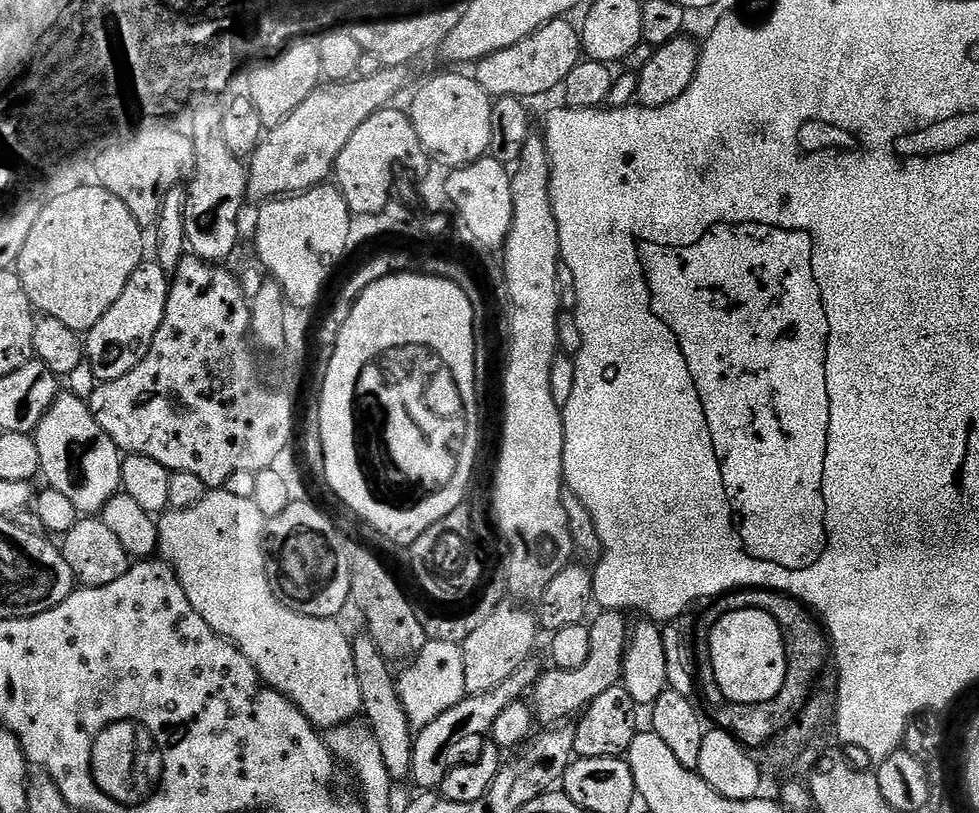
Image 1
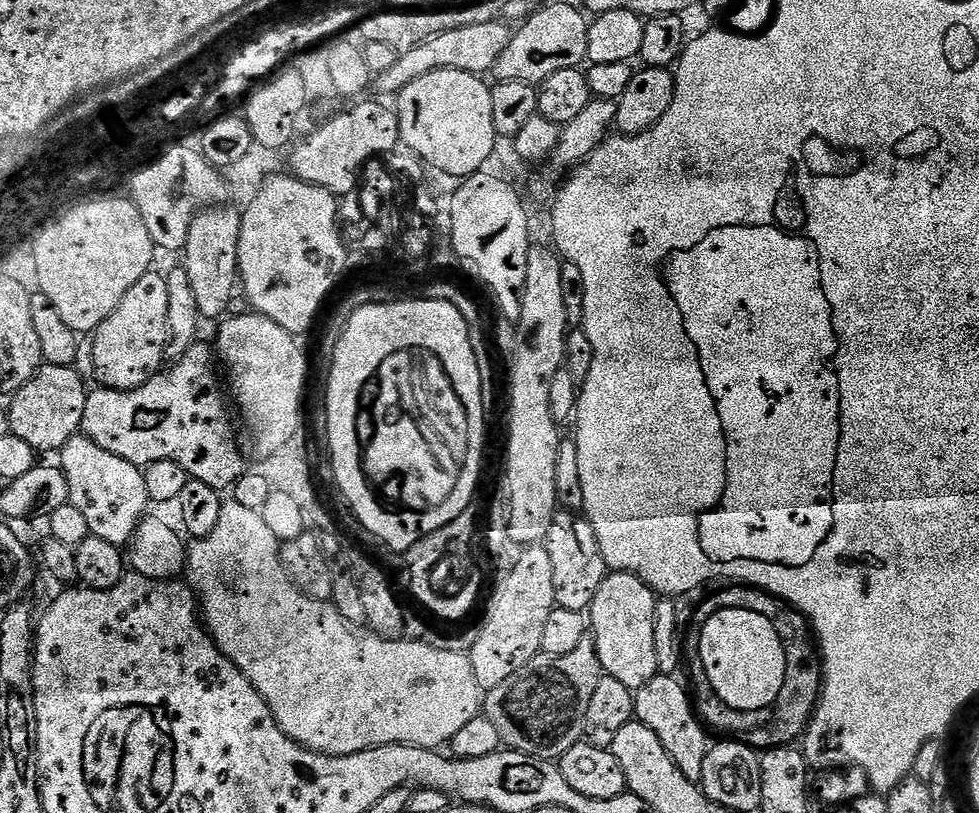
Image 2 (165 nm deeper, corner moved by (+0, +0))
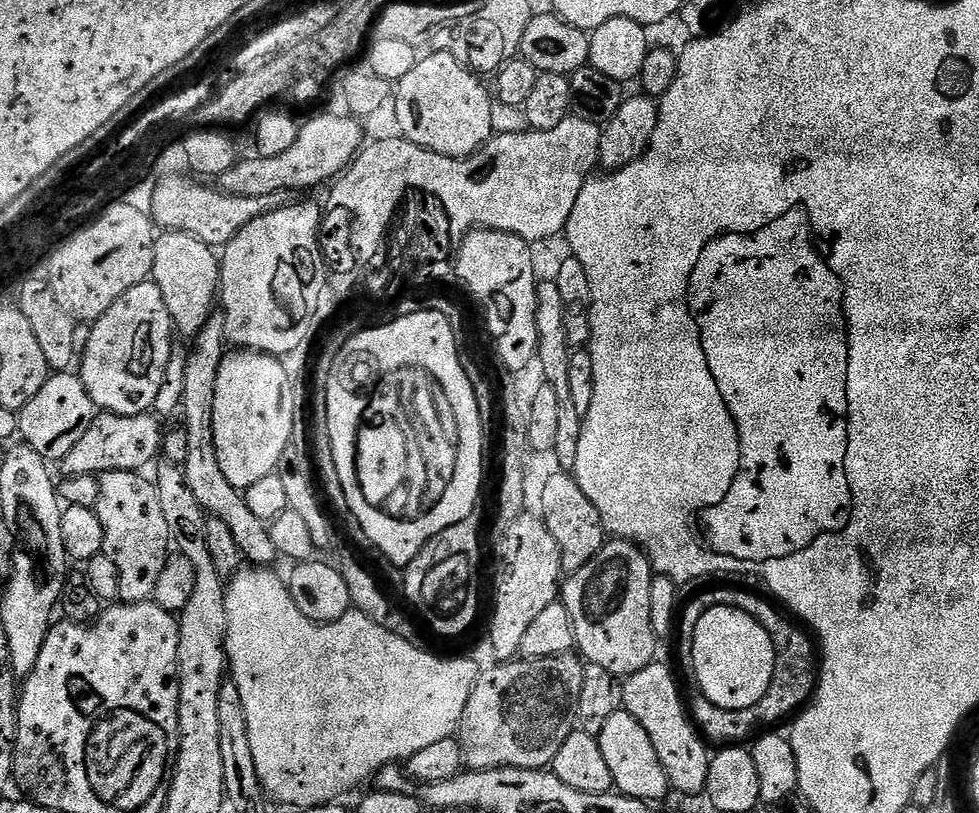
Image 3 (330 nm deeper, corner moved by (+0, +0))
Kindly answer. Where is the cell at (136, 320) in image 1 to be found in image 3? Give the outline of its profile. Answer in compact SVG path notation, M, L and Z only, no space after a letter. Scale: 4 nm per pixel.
M146 279L126 290L126 294L122 294L122 298L118 298L118 302L114 302L114 306L110 306L110 310L106 310L106 314L102 314L91 327L90 340L78 364L78 375L86 386L86 394L90 394L100 412L113 412L119 416L151 413L174 345L172 319L166 310L166 302L162 302L162 290L158 290L155 280Z

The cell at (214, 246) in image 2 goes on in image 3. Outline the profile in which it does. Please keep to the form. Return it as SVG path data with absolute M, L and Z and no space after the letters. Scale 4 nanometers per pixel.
M213 311L212 317L202 326L202 330L197 332L190 344L188 353L188 365L186 366L186 376L183 383L183 391L180 407L184 421L182 427L187 439L186 462L182 466L184 469L184 480L190 486L190 494L198 498L198 502L204 507L205 513L211 514L215 519L226 522L230 534L234 534L234 542L240 547L240 555L245 561L251 562L256 566L272 566L278 560L278 553L274 542L268 533L268 524L265 521L254 518L254 513L250 511L250 506L246 506L241 489L230 486L226 482L226 474L218 466L218 454L214 446L214 398L217 396L216 387L218 386L218 370L222 366L226 355L226 322L224 321L223 311Z

